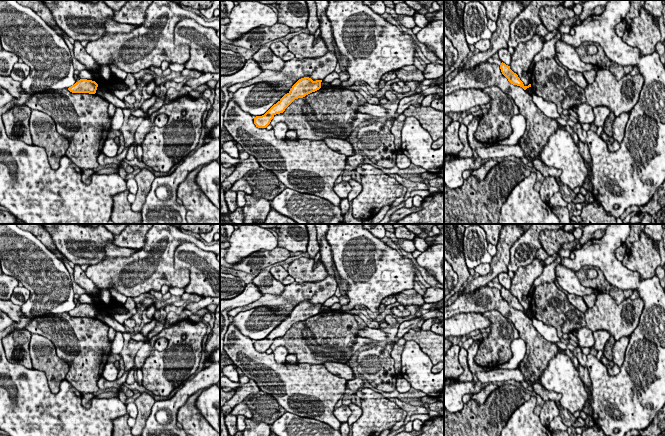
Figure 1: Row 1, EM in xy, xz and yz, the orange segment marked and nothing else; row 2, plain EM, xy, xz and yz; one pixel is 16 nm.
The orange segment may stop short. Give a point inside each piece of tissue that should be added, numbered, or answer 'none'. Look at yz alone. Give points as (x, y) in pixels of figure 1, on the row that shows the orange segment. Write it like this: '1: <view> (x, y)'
none

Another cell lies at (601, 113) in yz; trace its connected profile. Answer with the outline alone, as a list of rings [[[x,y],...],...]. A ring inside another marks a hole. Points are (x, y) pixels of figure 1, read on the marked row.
[[[598,106],[593,108],[594,112],[594,121],[591,124],[594,124],[597,128],[600,126],[604,126],[606,118],[610,114],[610,109],[605,106]]]

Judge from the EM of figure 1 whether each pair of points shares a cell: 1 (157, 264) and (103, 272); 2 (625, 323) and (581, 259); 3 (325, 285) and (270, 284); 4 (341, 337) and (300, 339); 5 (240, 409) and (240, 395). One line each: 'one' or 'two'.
1: one
2: two
3: two
4: one
5: two

